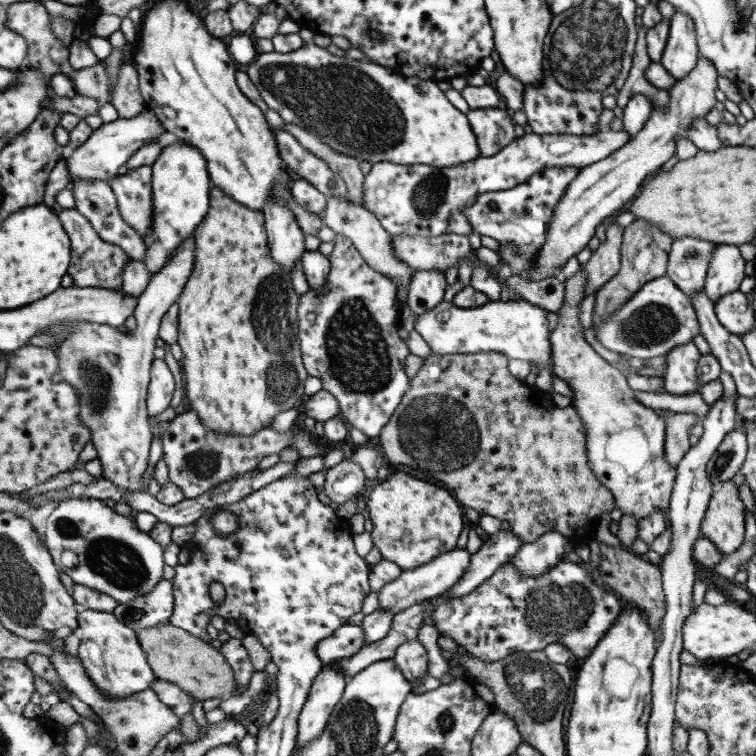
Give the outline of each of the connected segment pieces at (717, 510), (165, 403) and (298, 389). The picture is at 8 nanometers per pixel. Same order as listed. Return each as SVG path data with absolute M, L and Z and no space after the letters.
M734 482L722 483L722 488L712 494L701 532L715 544L723 558L738 550L744 542L744 508Z
M155 359L147 388L147 413L150 417L162 414L170 406L174 394L174 376L164 359Z
M217 186L210 189L209 209L202 219L194 234L195 240L195 263L189 281L185 284L182 294L179 296L178 315L178 338L177 343L182 349L181 369L184 372L185 398L184 401L188 409L196 410L200 422L208 429L224 435L256 435L262 428L270 427L272 419L285 410L290 410L296 406L301 406L307 397L304 392L304 385L307 370L303 365L302 353L299 343L299 328L297 321L297 308L299 296L295 293L293 279L290 271L286 271L278 266L277 262L270 256L268 246L268 236L266 233L265 218L263 211L250 210L247 206L236 202L230 198L223 190Z

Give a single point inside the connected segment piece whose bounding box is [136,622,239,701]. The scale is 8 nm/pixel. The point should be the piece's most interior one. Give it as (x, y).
(177, 656)

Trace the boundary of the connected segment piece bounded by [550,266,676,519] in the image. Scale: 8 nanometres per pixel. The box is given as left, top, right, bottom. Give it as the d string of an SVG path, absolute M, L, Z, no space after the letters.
M580 266L579 270L569 278L565 278L565 301L557 310L558 323L550 332L551 357L558 378L566 380L573 390L571 404L577 410L586 428L586 454L590 459L590 467L596 479L602 483L614 497L622 515L632 515L636 518L646 518L653 509L669 511L670 496L676 479L676 470L666 462L664 456L664 440L666 421L653 408L644 406L636 397L635 391L628 387L626 375L608 363L586 341L584 327L580 324L580 304L585 298L586 271Z

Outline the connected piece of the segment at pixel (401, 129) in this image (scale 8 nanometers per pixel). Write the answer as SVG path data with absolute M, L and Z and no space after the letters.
M307 38L304 46L298 50L293 50L284 54L283 52L258 52L257 57L247 64L245 71L248 73L251 82L256 86L262 101L269 106L270 109L277 112L282 117L282 122L289 122L296 126L301 126L310 131L310 134L317 136L324 144L332 147L332 150L358 158L364 162L394 162L400 165L432 165L437 167L455 167L465 164L465 162L473 161L480 157L480 151L477 145L477 138L472 132L467 114L462 113L448 101L444 92L438 88L437 84L431 80L418 77L407 77L396 74L391 68L382 66L381 64L370 62L370 60L355 60L349 57L340 57L331 54L324 47L320 47L313 40Z

